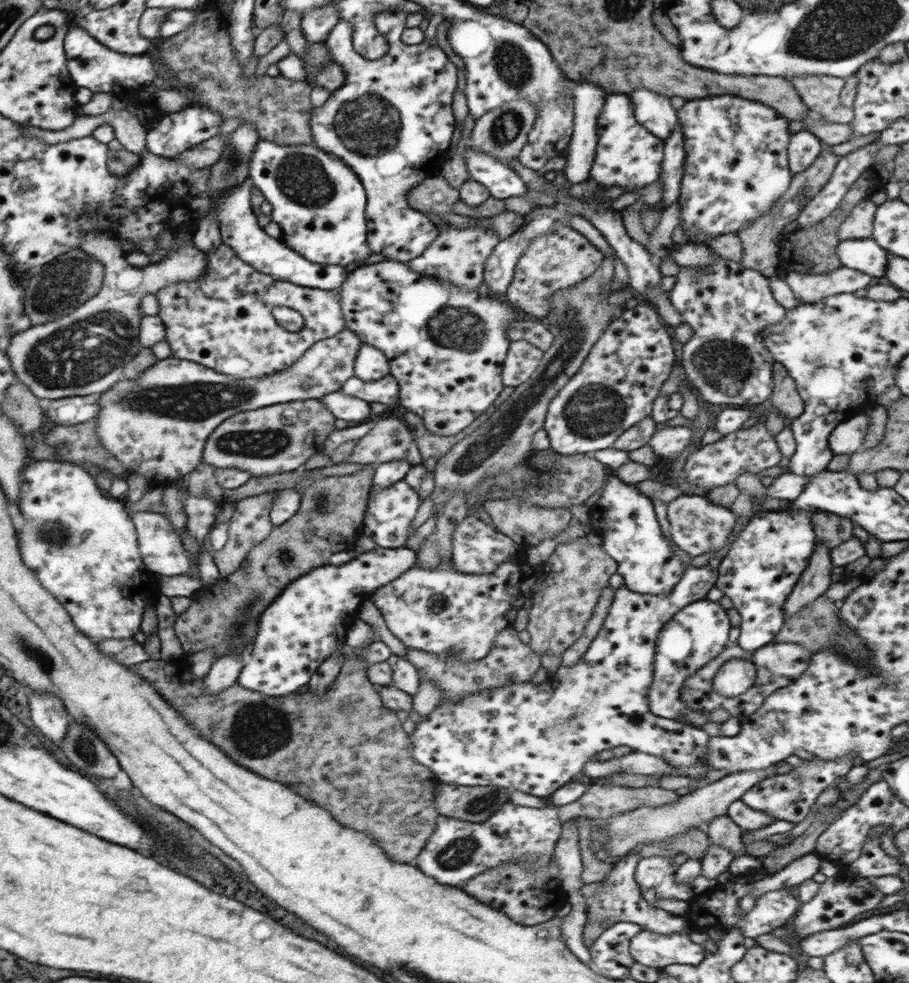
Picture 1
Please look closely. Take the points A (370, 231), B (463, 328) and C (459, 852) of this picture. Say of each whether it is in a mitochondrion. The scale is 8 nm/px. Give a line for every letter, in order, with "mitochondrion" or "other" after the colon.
A: other
B: mitochondrion
C: mitochondrion

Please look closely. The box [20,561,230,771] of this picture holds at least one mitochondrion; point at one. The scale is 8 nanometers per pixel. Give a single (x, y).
(84, 748)

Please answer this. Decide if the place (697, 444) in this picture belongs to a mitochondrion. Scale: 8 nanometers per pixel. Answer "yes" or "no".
no

